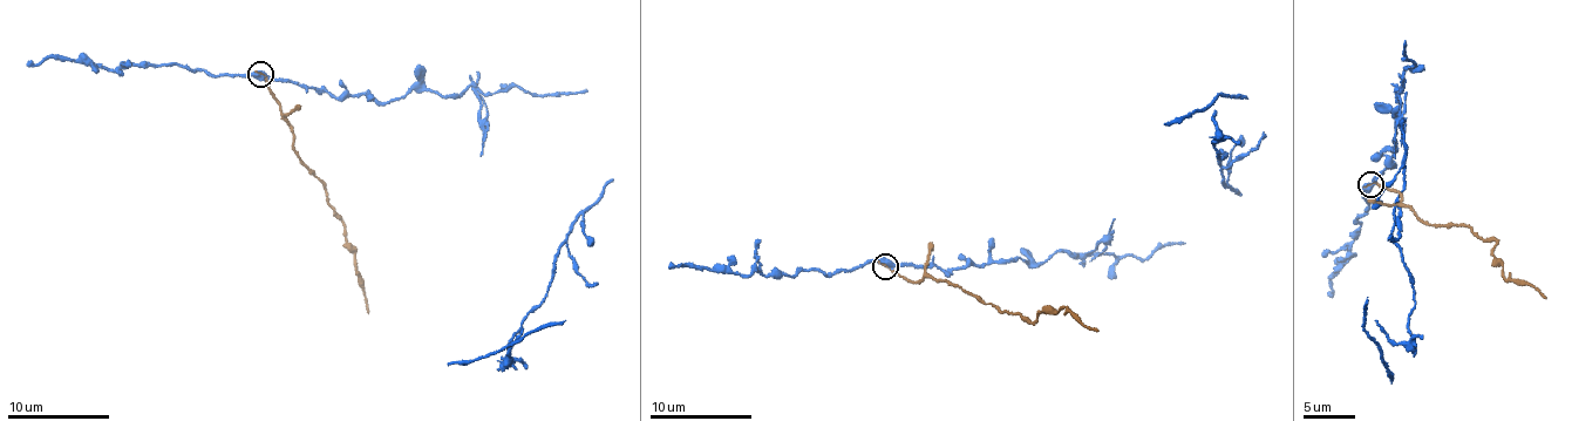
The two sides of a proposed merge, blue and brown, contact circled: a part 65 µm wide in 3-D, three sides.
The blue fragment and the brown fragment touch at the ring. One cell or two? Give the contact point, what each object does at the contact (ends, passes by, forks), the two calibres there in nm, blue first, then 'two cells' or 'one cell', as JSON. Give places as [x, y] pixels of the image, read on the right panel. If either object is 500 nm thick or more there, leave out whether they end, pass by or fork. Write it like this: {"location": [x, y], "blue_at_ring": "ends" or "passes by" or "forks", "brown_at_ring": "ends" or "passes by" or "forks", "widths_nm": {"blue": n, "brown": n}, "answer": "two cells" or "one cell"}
{"location": [1370, 184], "widths_nm": {"blue": 500, "brown": 130}, "answer": "two cells"}

